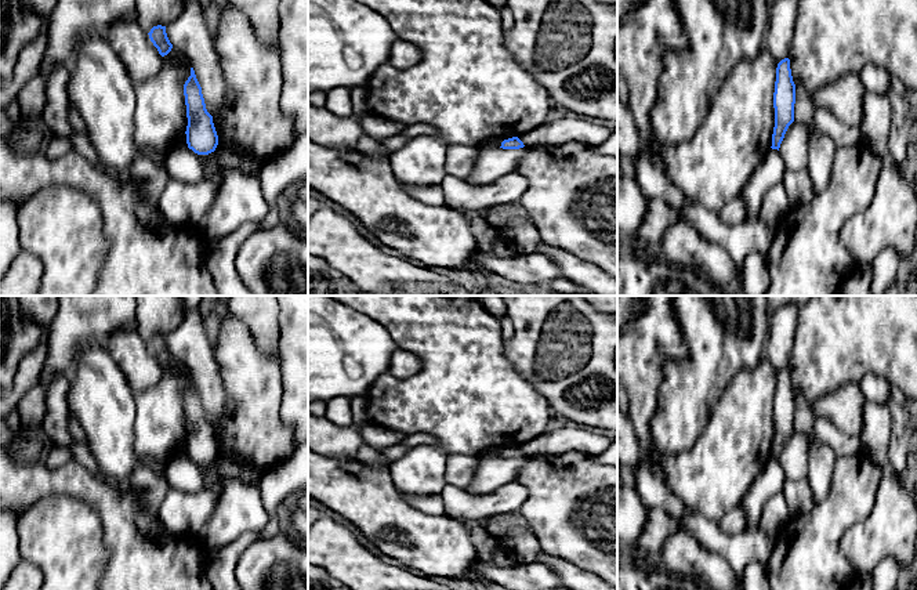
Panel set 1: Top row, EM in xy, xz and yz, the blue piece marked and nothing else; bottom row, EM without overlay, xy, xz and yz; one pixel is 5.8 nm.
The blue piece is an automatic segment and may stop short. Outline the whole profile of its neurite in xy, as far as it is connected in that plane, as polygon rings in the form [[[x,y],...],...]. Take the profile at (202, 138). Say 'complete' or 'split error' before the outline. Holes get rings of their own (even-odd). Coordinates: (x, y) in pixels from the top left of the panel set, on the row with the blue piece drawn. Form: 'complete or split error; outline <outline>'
complete; outline [[[193,68],[184,84],[186,105],[186,144],[197,155],[209,155],[218,145],[218,135],[213,123],[213,116],[207,112],[202,87],[196,79]]]

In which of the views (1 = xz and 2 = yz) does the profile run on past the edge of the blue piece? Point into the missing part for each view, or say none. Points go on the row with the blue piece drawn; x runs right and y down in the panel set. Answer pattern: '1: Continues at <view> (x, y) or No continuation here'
1: No continuation here
2: No continuation here

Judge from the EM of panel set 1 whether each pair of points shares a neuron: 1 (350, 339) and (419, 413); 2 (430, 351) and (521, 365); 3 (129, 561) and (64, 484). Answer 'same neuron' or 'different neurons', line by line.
1: different neurons
2: different neurons
3: same neuron

